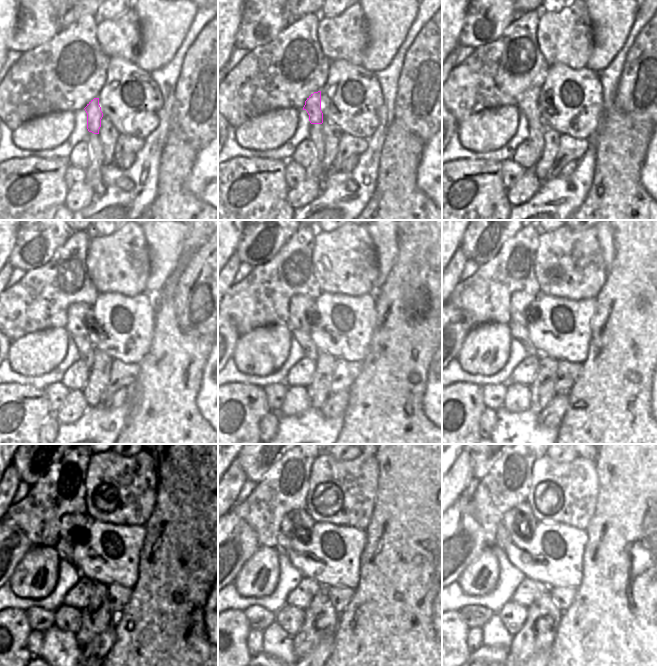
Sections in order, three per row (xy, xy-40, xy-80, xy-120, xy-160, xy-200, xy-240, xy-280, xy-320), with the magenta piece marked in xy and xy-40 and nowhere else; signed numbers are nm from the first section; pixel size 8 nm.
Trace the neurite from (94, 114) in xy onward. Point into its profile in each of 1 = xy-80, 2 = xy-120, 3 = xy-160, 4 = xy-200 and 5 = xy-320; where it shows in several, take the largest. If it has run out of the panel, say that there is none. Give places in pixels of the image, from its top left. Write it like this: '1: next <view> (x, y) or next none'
1: next xy-80 (529, 103)
2: next xy-120 (79, 316)
3: next xy-160 (302, 310)
4: next xy-200 (521, 302)
5: next xy-320 (520, 519)

